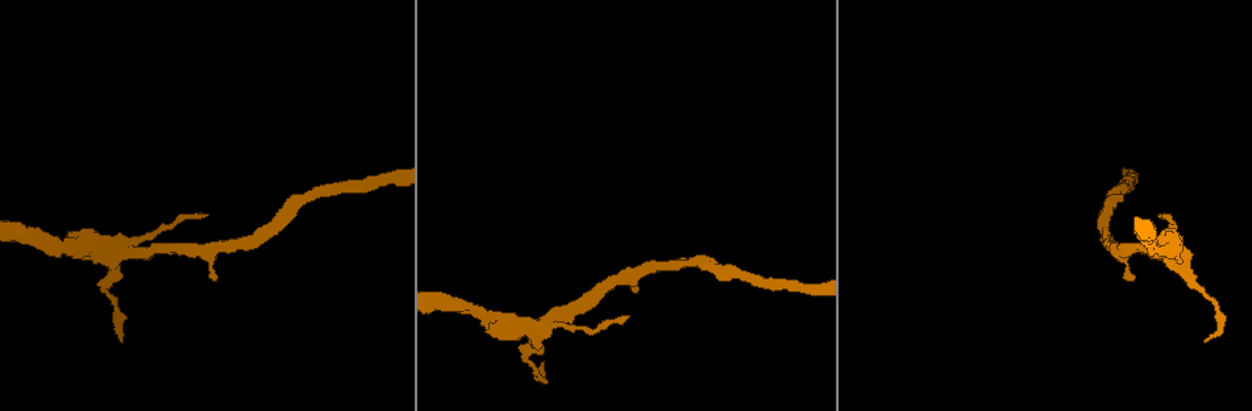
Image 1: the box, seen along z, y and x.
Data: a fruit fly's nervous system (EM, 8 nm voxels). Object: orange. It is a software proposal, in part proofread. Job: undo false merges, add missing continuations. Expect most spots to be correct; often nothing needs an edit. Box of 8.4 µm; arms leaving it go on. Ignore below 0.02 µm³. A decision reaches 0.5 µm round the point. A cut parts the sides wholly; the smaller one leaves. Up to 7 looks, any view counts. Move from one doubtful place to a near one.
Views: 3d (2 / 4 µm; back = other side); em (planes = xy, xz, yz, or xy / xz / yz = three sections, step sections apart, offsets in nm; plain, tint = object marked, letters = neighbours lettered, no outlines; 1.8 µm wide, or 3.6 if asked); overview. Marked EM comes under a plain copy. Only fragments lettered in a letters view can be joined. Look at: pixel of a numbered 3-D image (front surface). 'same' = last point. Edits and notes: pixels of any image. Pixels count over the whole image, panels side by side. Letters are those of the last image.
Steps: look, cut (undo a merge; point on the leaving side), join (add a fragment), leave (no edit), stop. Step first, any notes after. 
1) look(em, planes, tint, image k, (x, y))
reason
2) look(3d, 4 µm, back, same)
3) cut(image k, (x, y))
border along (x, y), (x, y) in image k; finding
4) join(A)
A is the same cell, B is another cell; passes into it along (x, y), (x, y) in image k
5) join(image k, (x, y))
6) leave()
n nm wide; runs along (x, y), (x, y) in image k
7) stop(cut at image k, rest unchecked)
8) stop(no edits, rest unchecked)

look(em, xy, step 16, letters, image 1, (542, 362))
an open end

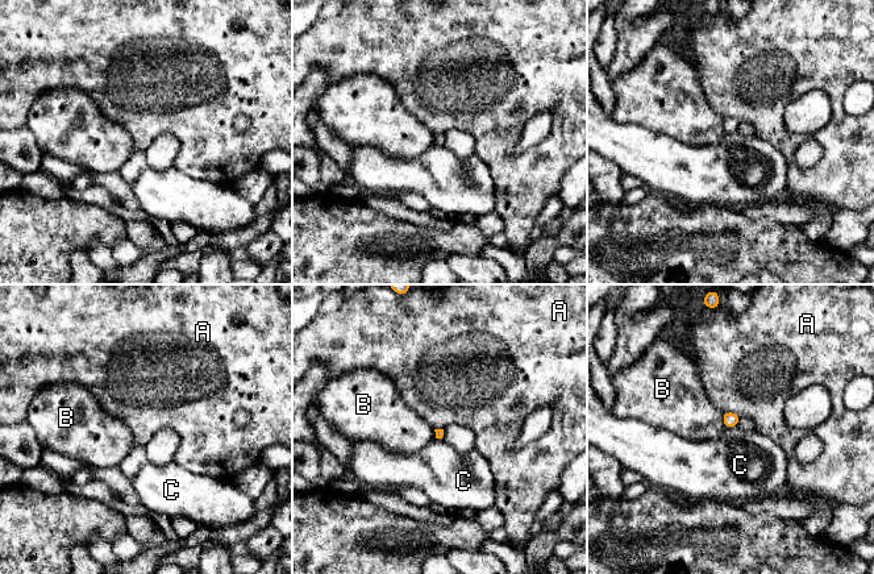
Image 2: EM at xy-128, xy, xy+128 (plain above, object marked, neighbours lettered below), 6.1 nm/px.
leave()
A, B and C are other cells; border along (723, 412), (736, 412), (740, 416) in image 2; none of them fits

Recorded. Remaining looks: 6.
look(3d, 4 µm, image 1, (628, 317))
thin end

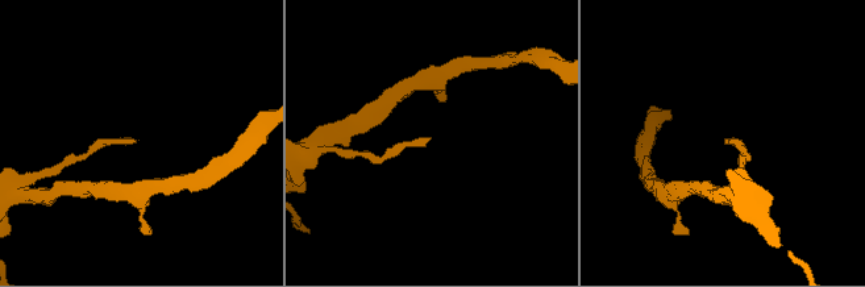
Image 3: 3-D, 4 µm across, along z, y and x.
look(em, planes, letters, image 3, (132, 138))
shape alone is not enough

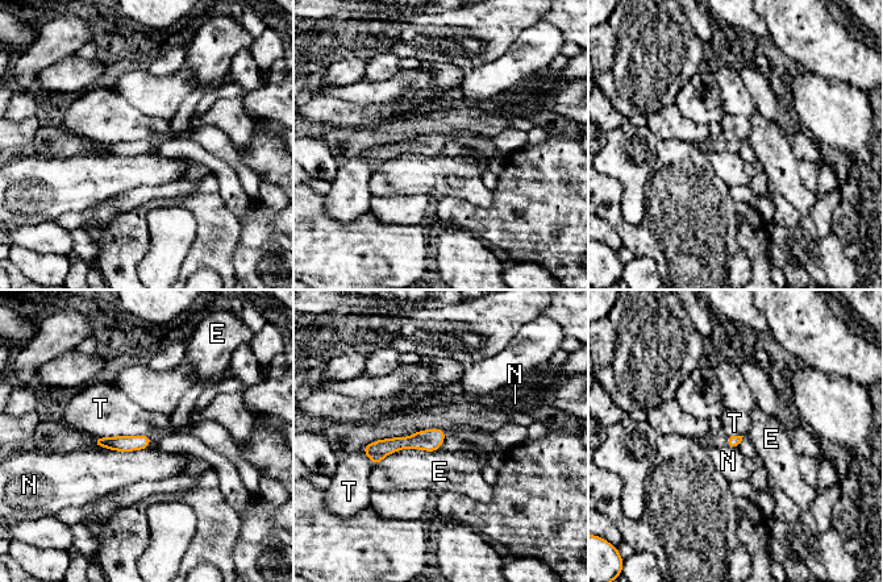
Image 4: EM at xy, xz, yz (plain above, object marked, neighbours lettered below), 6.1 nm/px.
leave()
80 nm wide; E, N and T are other cells; runs along (441, 435), (367, 449) in image 4; no lettered fragment goes on from it

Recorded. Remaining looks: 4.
look(3d, 2 µm, image 1, (530, 328))
thick turns thin

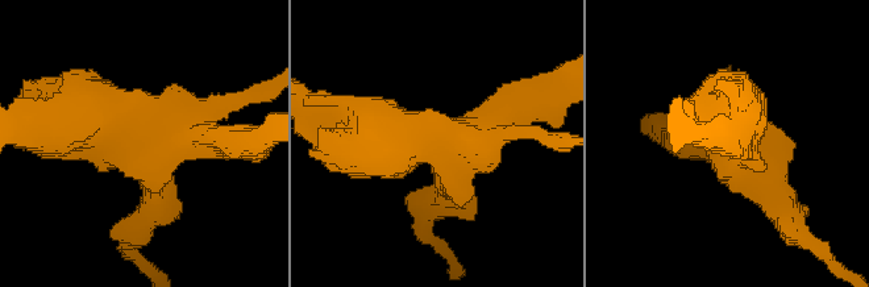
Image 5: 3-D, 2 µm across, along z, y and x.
look(em, planes, letters, image 5, (153, 132))
need the tissue

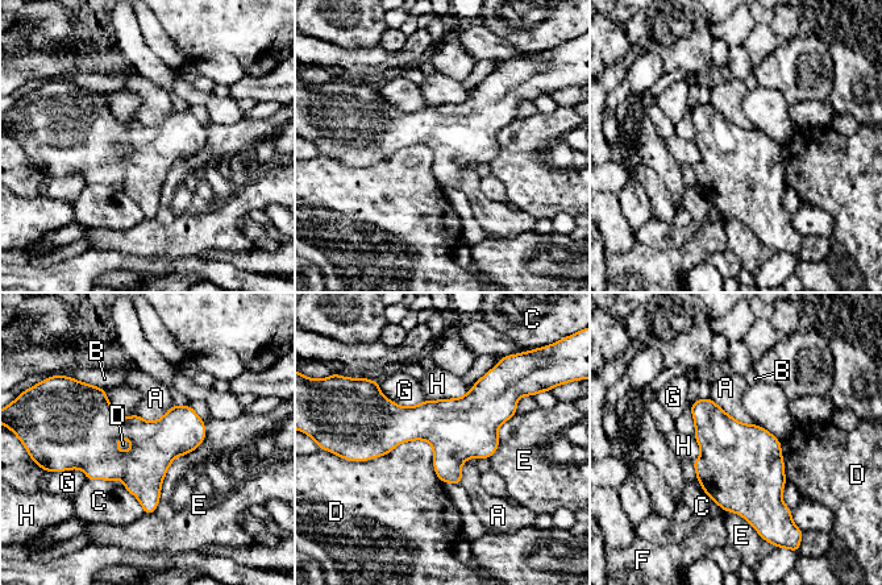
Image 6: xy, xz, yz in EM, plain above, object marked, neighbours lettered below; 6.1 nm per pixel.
leave()
A, B, C, D, E, F, G and H are other cells; one neuron here

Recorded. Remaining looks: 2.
stop(no edits, rest unchecked)

